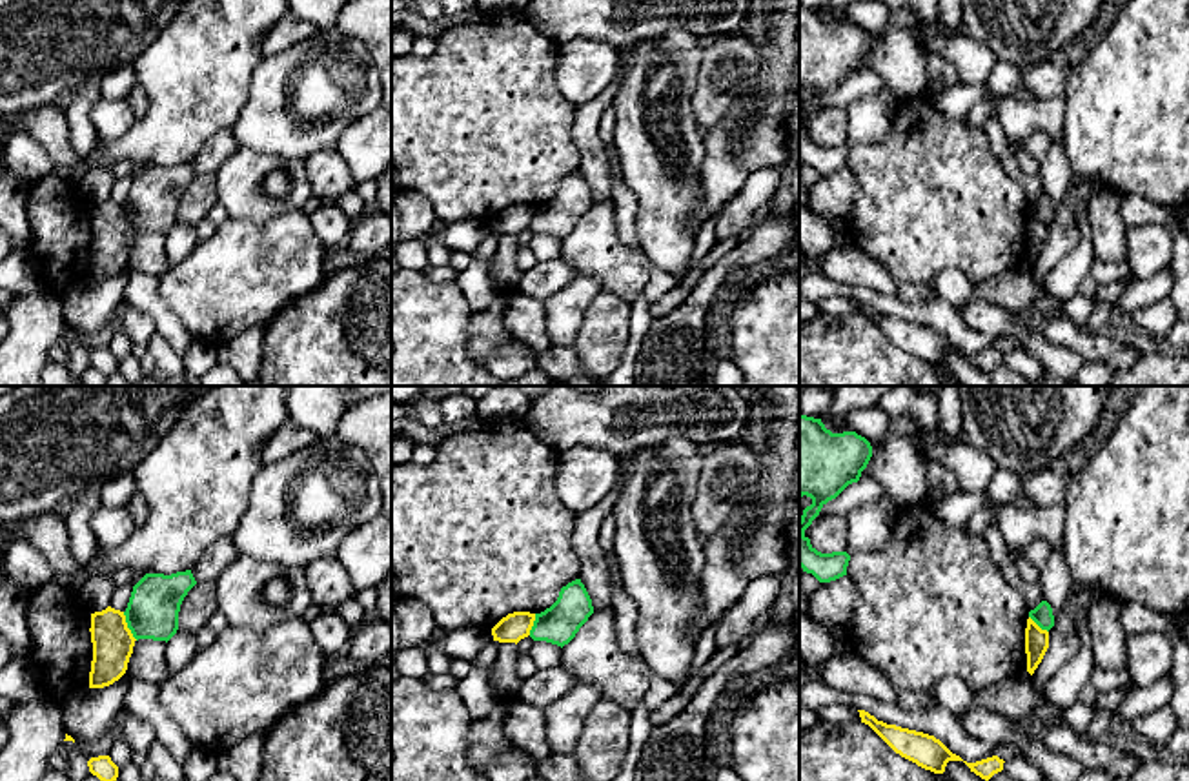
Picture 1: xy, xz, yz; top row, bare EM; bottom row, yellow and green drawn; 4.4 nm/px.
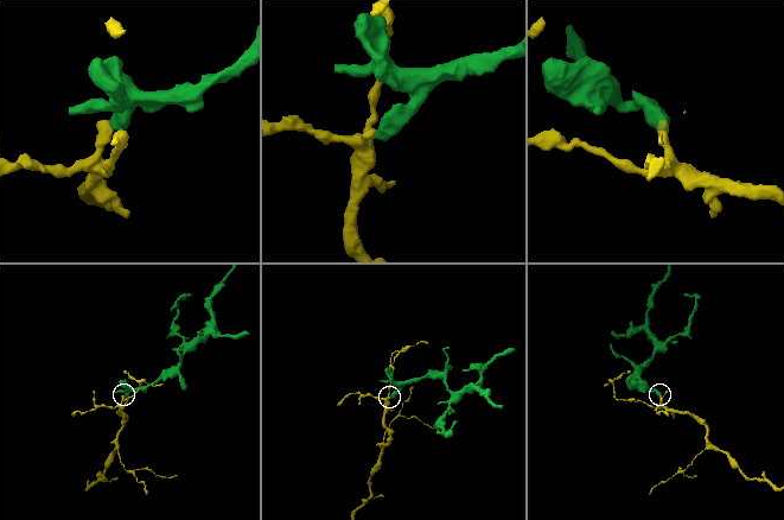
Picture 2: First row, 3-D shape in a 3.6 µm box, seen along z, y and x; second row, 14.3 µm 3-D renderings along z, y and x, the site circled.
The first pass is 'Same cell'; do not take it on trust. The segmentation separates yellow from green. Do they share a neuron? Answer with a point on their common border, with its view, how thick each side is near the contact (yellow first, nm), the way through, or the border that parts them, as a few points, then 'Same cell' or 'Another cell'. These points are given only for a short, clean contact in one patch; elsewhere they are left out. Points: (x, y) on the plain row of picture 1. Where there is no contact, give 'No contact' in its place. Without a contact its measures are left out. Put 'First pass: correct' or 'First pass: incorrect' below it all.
Touches yellow at xy (126, 219). Thickness 180 nm (yellow) against 220 nm. Boundary: xy (122, 204), (130, 224), (137, 232). Another cell
First pass: incorrect

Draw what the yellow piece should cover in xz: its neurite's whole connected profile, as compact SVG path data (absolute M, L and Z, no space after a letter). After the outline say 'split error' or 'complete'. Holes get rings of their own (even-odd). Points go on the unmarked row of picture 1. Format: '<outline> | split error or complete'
M530 204L508 206L492 220L493 233L517 237L521 231L530 228L534 213L535 206Z | complete

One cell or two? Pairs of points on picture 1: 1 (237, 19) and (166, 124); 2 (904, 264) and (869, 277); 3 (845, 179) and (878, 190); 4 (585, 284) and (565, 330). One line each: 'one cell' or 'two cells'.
1: one cell
2: two cells
3: two cells
4: one cell

